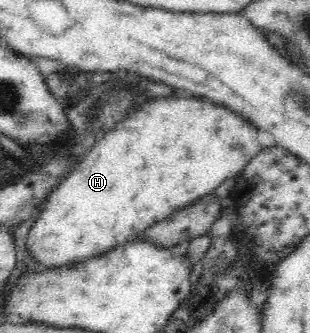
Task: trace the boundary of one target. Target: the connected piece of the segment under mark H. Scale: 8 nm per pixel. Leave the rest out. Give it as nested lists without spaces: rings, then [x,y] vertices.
[[[188,94],[188,97],[180,97],[180,99],[157,99],[150,100],[142,105],[136,105],[136,108],[130,111],[121,122],[116,122],[116,125],[109,132],[106,132],[102,139],[95,141],[90,153],[84,156],[84,159],[76,164],[70,173],[55,187],[54,191],[48,195],[48,199],[41,207],[40,217],[34,221],[32,229],[26,235],[26,243],[24,244],[26,244],[26,250],[28,250],[30,258],[36,262],[37,269],[55,270],[56,268],[79,264],[92,256],[110,251],[128,240],[140,237],[144,230],[151,228],[161,219],[167,218],[173,211],[194,203],[196,199],[200,199],[208,193],[213,193],[214,189],[225,179],[230,179],[238,172],[242,172],[251,158],[264,149],[256,140],[257,130],[250,121],[234,114],[225,106],[212,103],[201,97],[190,97],[190,94]]]

